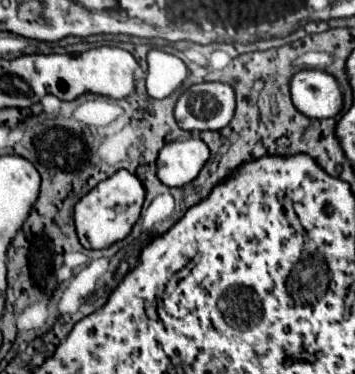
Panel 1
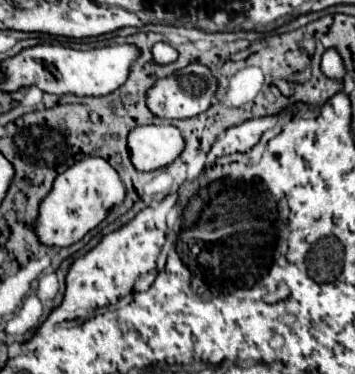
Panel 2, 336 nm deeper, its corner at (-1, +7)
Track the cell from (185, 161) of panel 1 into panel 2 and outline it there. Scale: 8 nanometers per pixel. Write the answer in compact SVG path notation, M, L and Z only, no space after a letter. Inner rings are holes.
M144 125L128 135L130 159L138 171L154 171L174 163L184 147L182 131L174 125Z

